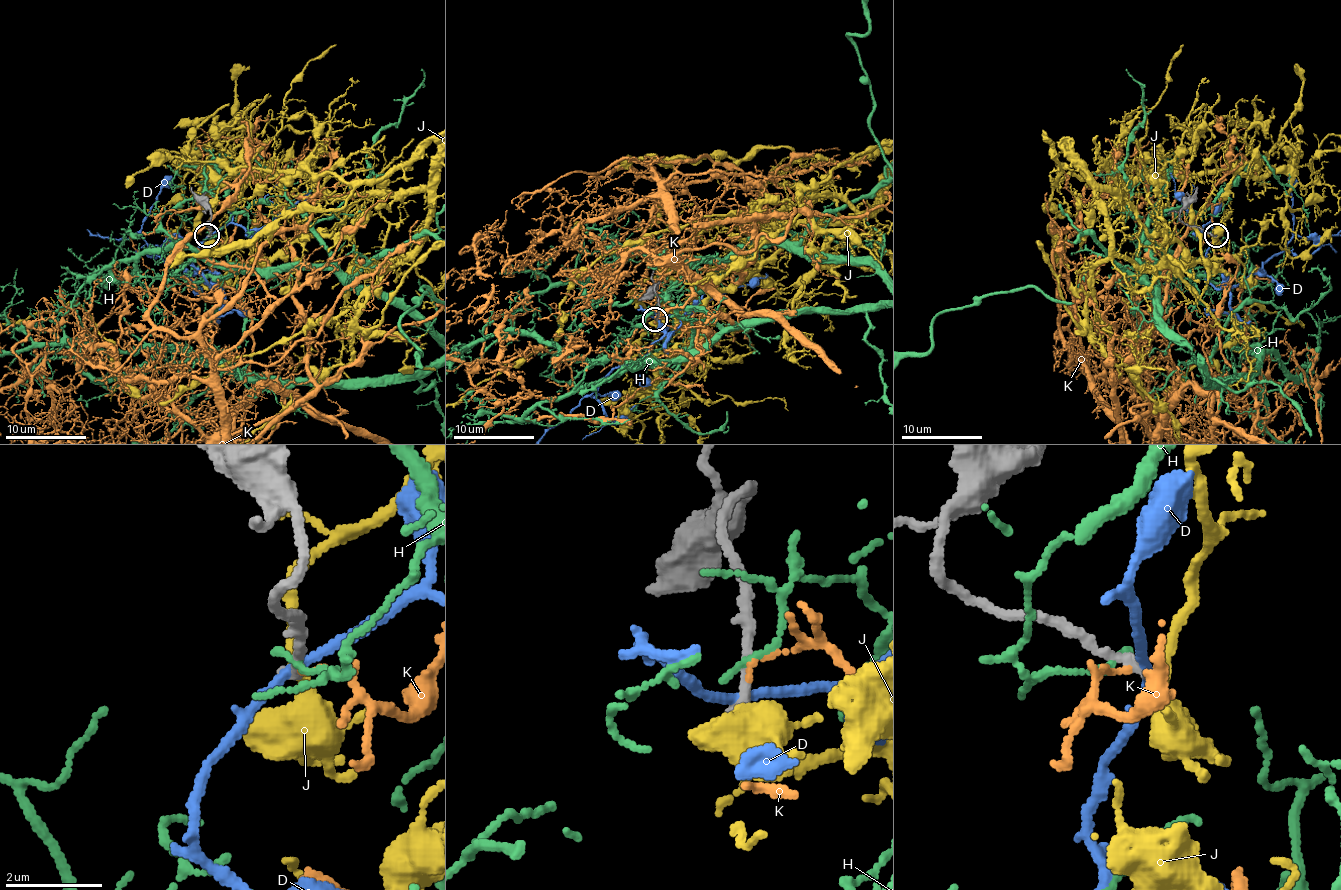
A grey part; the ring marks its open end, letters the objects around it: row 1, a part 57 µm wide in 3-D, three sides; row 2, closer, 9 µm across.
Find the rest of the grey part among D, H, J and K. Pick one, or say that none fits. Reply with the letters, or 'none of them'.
none of them

